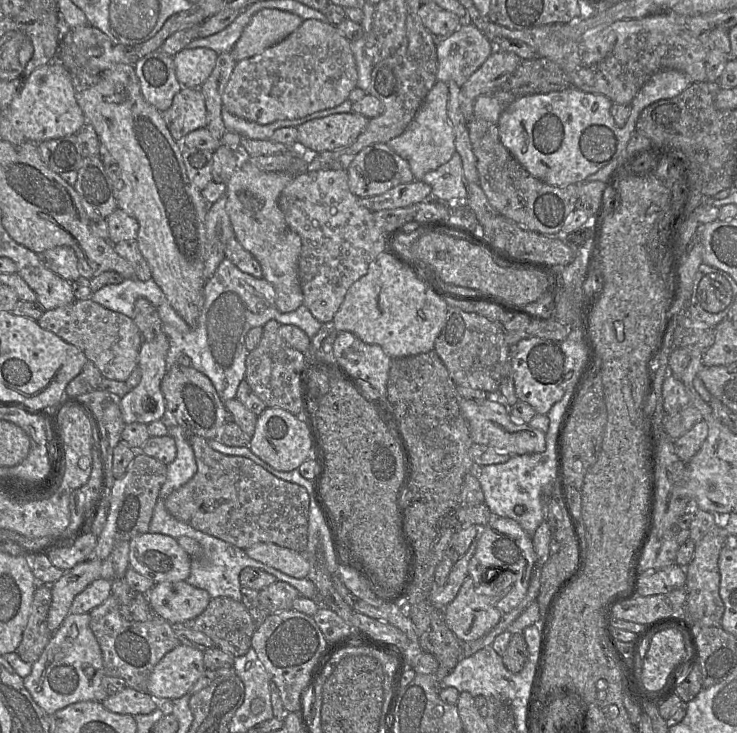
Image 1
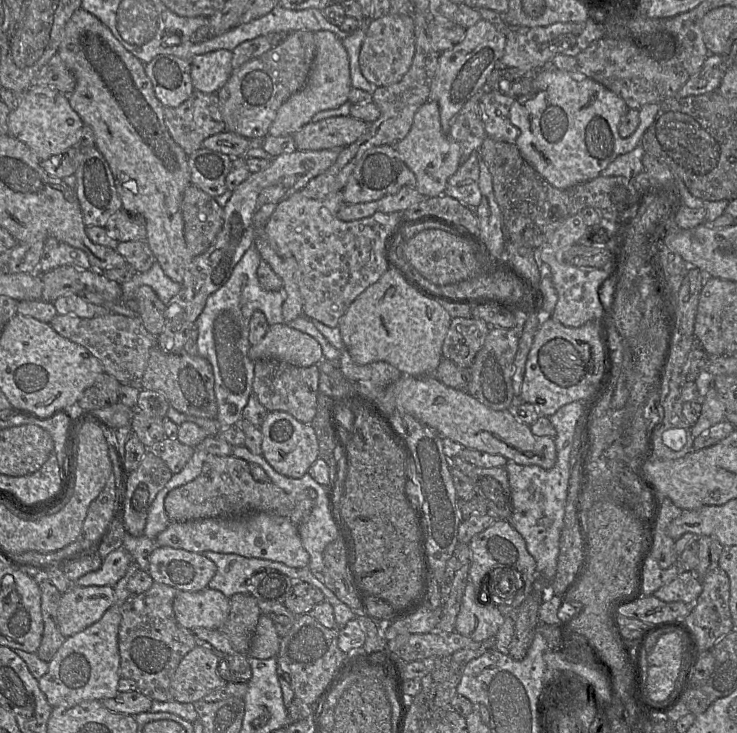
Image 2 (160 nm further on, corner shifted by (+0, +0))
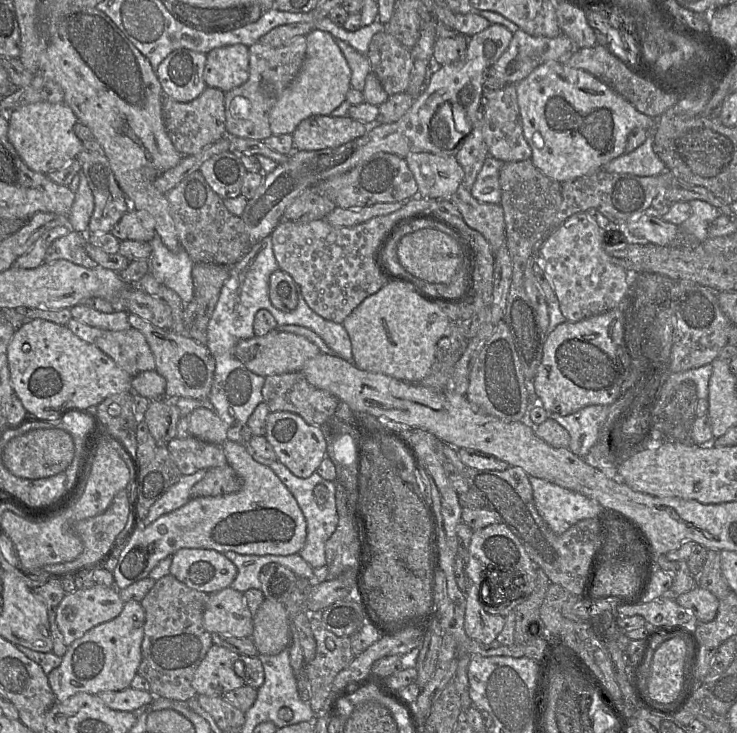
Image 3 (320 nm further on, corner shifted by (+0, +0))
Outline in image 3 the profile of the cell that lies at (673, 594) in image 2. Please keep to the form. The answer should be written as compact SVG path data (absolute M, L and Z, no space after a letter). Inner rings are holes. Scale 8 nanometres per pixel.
M700 586L695 587L687 593L681 594L675 601L678 605L693 614L695 623L712 621L719 607L719 599L710 591Z

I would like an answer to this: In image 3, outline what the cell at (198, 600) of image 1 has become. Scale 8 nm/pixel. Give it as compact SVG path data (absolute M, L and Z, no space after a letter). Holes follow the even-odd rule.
M229 587L209 595L203 613L204 628L211 634L251 638L254 616L243 593Z

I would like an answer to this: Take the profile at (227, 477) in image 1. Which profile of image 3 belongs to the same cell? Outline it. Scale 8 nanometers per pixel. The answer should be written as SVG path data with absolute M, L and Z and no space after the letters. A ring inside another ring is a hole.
M229 465L210 468L191 489L191 498L217 497L235 493L242 488L242 480Z

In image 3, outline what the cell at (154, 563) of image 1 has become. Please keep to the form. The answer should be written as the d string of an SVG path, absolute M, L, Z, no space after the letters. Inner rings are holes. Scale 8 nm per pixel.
M183 548L171 556L169 575L191 589L214 594L229 588L237 572L237 567L221 552Z

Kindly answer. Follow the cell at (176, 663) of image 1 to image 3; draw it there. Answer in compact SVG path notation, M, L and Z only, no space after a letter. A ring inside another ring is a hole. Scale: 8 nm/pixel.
M213 644L192 679L197 695L223 697L227 692L244 686L243 679L233 669L239 658L239 654Z

